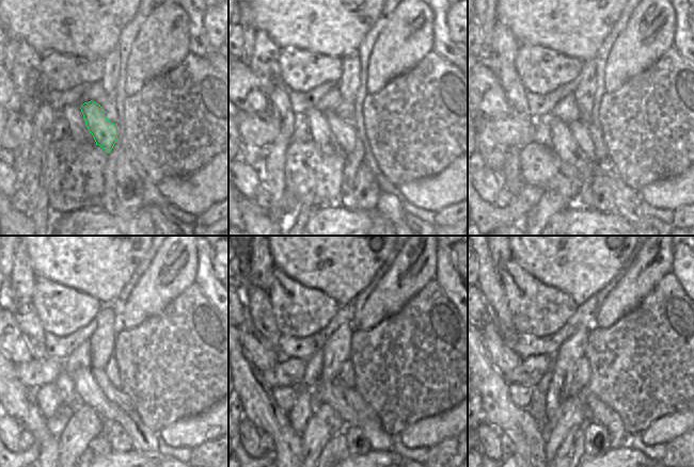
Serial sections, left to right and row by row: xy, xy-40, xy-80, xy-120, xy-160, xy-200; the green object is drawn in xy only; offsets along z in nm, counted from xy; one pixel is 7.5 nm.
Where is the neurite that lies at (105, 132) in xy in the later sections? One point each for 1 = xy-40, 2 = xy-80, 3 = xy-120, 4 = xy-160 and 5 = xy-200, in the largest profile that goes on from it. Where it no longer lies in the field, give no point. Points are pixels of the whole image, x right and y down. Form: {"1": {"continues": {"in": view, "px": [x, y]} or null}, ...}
{"1": {"continues": {"in": "xy-40", "px": [345, 134]}}, "2": {"continues": {"in": "xy-80", "px": [579, 129]}}, "3": {"continues": {"in": "xy-120", "px": [116, 397]}}, "4": {"continues": {"in": "xy-160", "px": [352, 398]}}, "5": {"continues": {"in": "xy-200", "px": [601, 414]}}}

